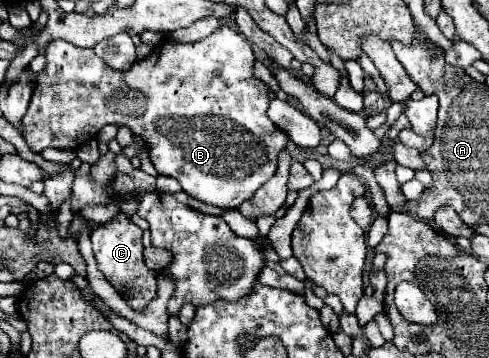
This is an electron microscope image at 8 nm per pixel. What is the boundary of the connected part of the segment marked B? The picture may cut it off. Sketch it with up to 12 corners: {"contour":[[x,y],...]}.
{"contour":[[228,24],[126,72],[54,40],[22,118],[30,150],[102,126],[158,174],[238,208],[288,136]]}

